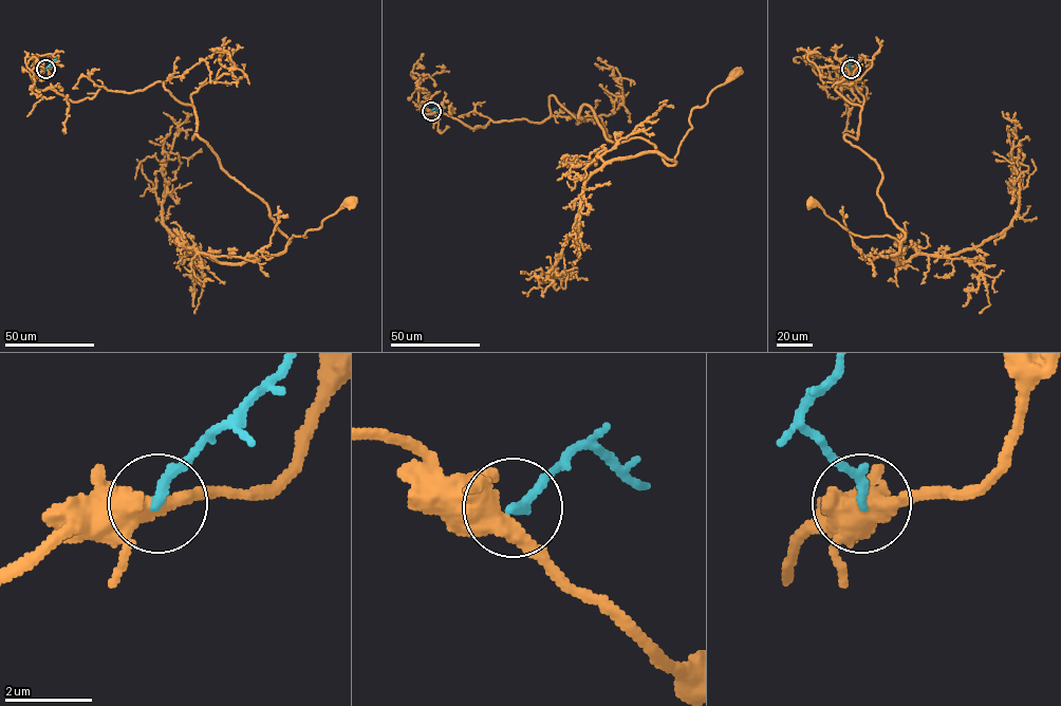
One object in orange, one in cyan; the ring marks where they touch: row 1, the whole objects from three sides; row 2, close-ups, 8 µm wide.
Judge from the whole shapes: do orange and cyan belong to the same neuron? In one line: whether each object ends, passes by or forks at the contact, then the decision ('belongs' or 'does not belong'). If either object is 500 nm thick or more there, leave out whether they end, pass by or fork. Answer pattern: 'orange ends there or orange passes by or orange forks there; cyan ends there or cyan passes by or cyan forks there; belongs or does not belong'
does not belong

